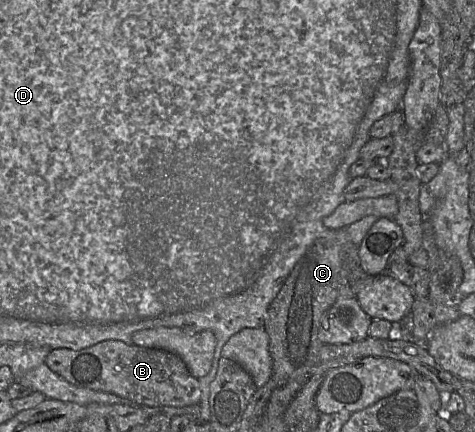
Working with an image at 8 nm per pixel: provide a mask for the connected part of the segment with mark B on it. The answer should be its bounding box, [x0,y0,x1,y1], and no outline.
[45,340,201,407]

